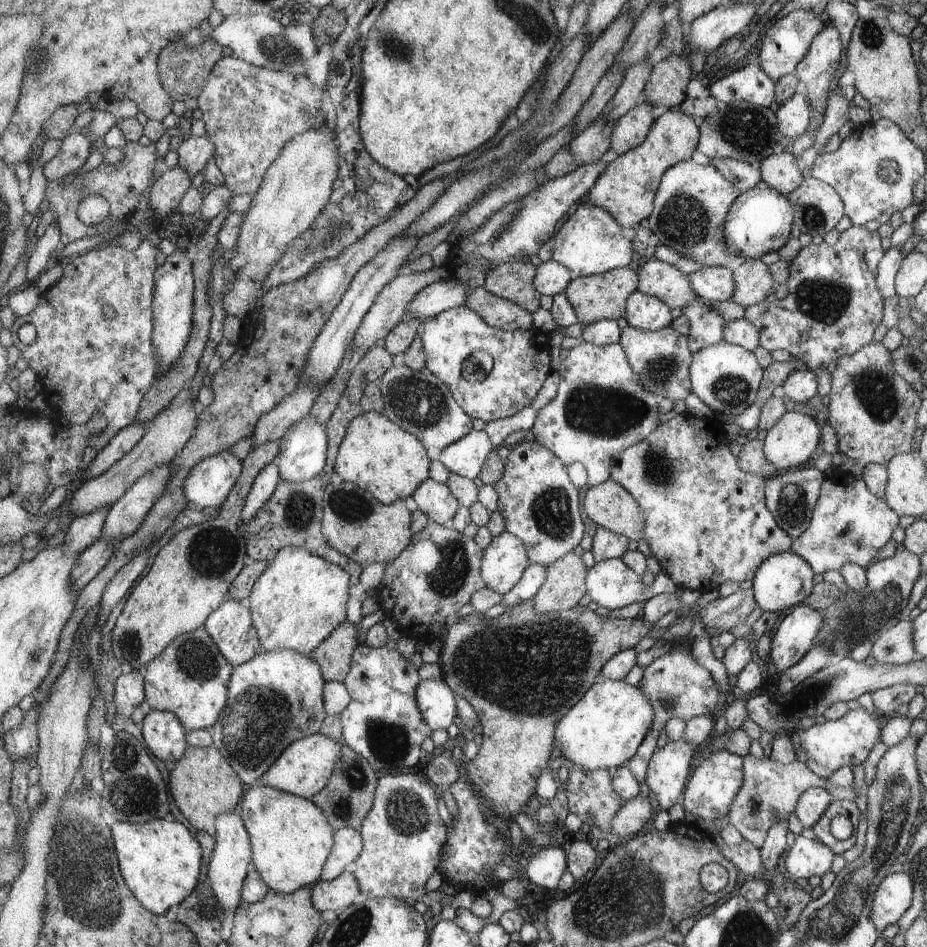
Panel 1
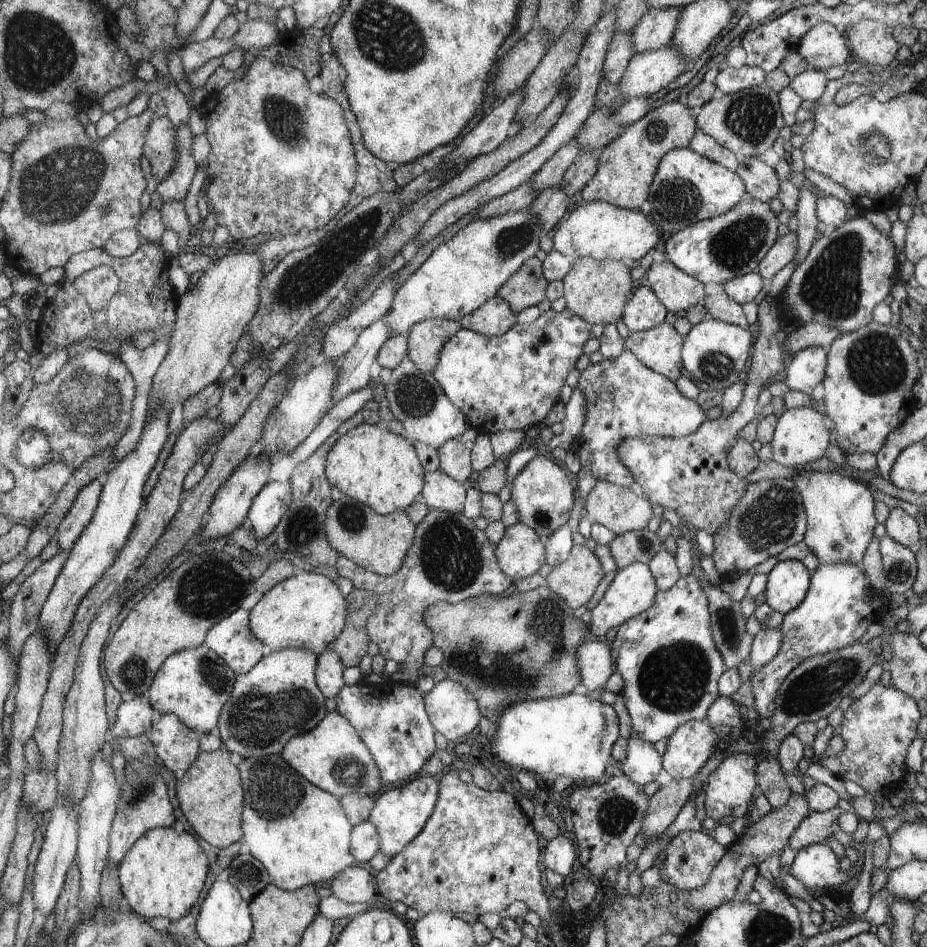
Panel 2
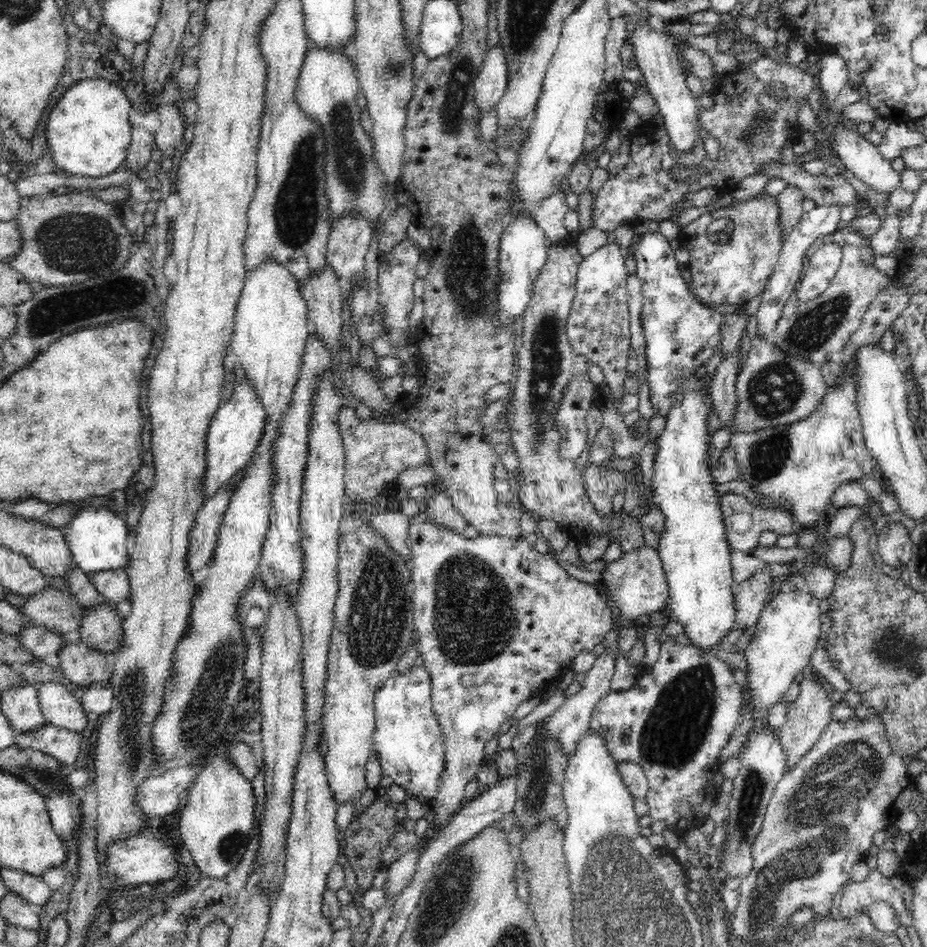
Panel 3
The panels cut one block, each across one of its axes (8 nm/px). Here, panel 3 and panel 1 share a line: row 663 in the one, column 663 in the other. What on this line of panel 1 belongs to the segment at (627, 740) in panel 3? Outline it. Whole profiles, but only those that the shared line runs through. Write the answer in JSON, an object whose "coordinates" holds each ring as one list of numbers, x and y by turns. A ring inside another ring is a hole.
{"coordinates":[[673,644,668,654,656,658,648,667,644,668,643,677,636,688,640,688,651,699,651,703,655,707,655,722,652,724,647,738,643,740,642,746,630,760,627,760,625,765,635,774,636,780,644,782,652,755,658,750,658,746,656,746,658,736,660,736,662,728,666,726,666,722,672,718,688,722,697,716,712,715,718,706,718,698,720,698,722,690,718,690,718,686,708,670,704,670,690,654,676,652]]}

